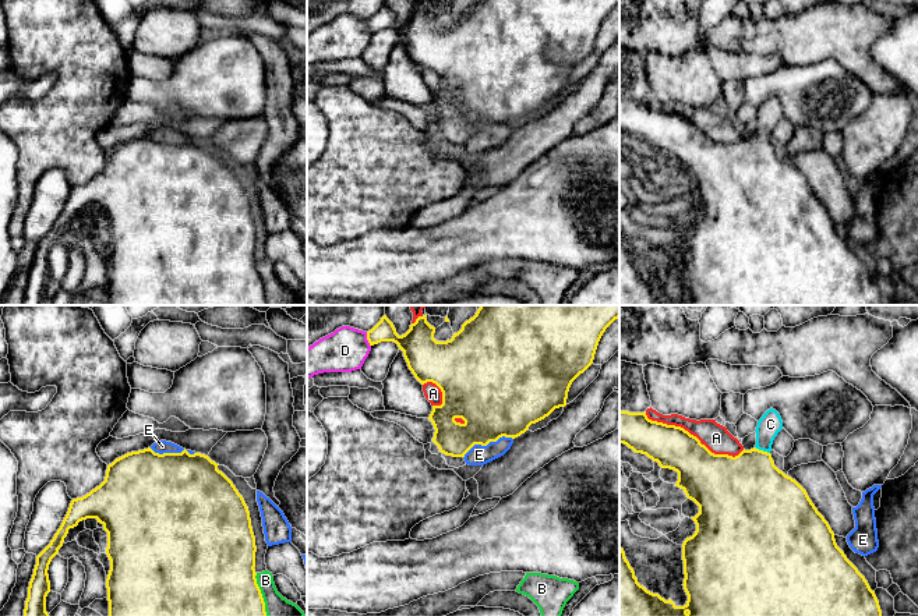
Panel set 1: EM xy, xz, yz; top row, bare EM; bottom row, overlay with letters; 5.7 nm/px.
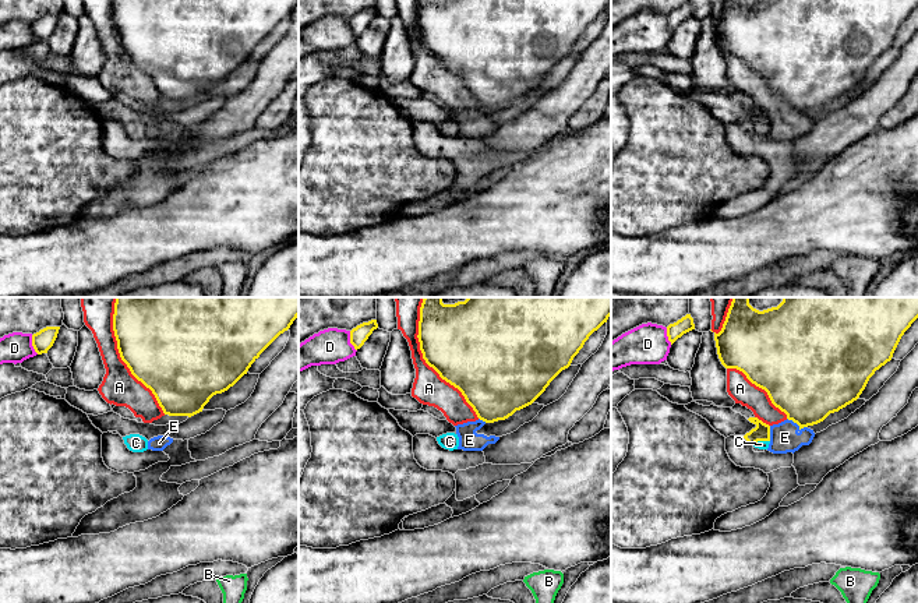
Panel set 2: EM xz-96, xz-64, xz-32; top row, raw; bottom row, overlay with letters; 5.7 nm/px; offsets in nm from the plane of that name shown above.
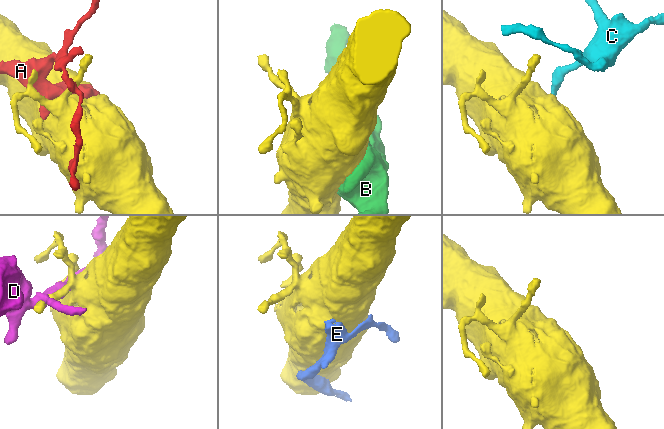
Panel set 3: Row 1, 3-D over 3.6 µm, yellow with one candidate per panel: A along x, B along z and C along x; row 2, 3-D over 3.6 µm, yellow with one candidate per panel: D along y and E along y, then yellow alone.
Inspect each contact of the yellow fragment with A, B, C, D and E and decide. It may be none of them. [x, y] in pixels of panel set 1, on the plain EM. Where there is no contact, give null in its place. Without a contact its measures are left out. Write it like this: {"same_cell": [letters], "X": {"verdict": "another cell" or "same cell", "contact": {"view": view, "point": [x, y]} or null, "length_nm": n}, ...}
{"same_cell": ["C"], "A": {"verdict": "another cell", "contact": {"view": "yz", "point": [692, 123]}, "length_nm": 600}, "B": {"verdict": "another cell", "contact": {"view": "xy", "point": [261, 283]}, "length_nm": 260}, "C": {"verdict": "same cell", "contact": {"view": "yz", "point": [762, 138]}, "length_nm": 100}, "D": {"verdict": "another cell", "contact": {"view": "xz", "point": [367, 27]}, "length_nm": 90}, "E": {"verdict": "another cell", "contact": {"view": "xz", "point": [487, 131]}, "length_nm": 300}}

